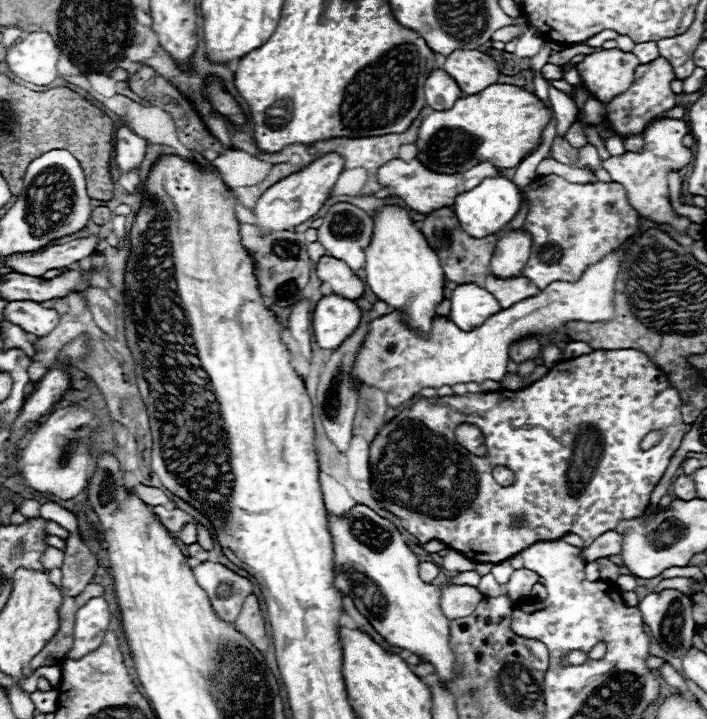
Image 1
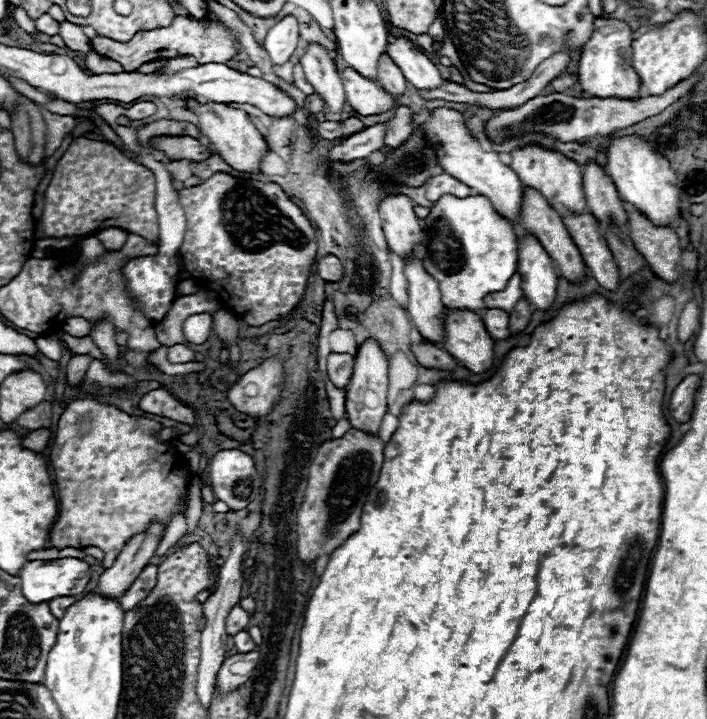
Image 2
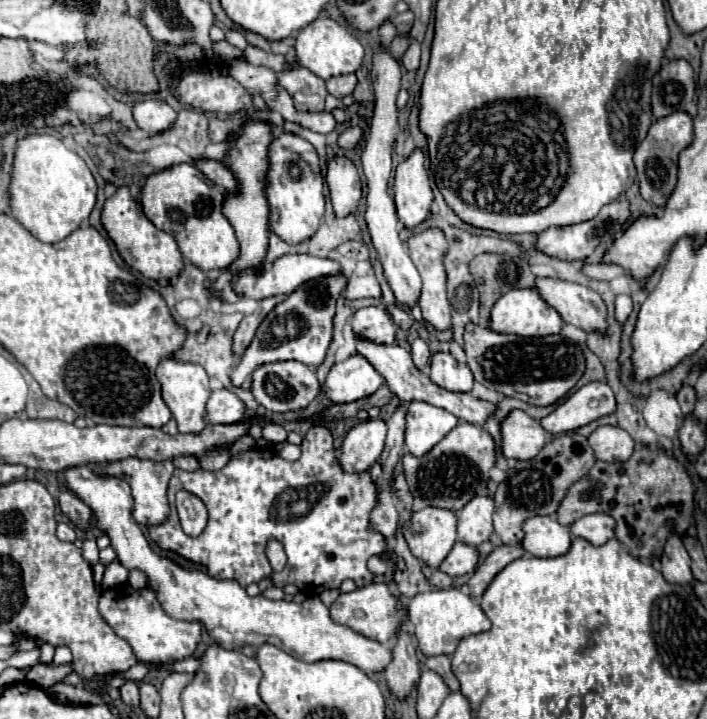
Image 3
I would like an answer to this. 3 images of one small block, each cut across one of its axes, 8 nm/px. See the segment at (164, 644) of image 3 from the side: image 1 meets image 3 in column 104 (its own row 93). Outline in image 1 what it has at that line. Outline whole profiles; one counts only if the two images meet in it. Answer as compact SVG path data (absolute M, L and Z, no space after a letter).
M612 48L588 54L580 64L576 64L576 70L592 98L608 102L630 88L638 66L640 60L632 52Z

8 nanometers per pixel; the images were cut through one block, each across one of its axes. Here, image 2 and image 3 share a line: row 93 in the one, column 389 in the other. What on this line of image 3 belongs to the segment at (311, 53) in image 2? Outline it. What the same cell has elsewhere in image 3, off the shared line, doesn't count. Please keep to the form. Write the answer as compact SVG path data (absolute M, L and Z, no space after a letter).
M382 304L358 310L354 314L352 328L356 336L380 344L392 344L398 332L396 322L390 318L390 314L384 310Z

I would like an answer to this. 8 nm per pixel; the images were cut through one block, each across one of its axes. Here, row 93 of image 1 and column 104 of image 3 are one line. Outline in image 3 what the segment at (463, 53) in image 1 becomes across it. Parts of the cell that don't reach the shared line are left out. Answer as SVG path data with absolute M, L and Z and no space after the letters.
M126 458L126 460L118 460L118 462L108 462L108 464L100 464L94 466L94 474L96 476L112 476L112 478L122 478L130 484L132 490L132 498L134 498L134 508L132 508L132 518L138 524L160 524L166 520L168 516L168 498L166 498L166 488L168 488L168 480L174 472L174 464L170 460L164 462L154 462L154 460L138 460L138 458Z

